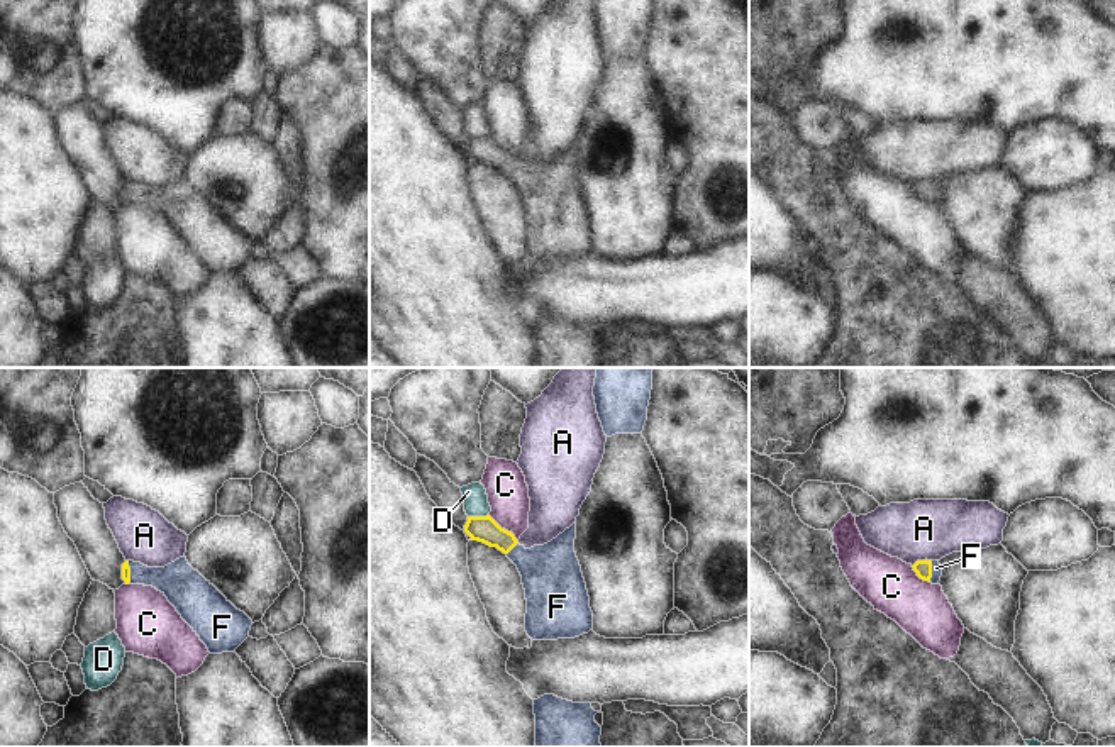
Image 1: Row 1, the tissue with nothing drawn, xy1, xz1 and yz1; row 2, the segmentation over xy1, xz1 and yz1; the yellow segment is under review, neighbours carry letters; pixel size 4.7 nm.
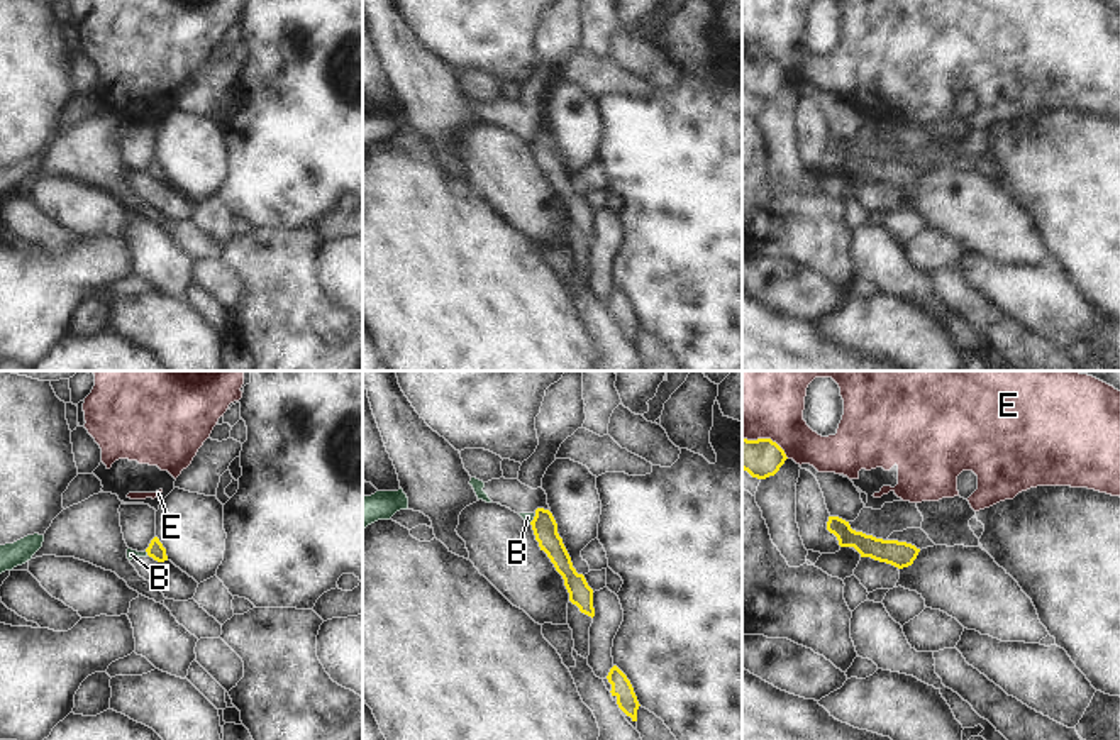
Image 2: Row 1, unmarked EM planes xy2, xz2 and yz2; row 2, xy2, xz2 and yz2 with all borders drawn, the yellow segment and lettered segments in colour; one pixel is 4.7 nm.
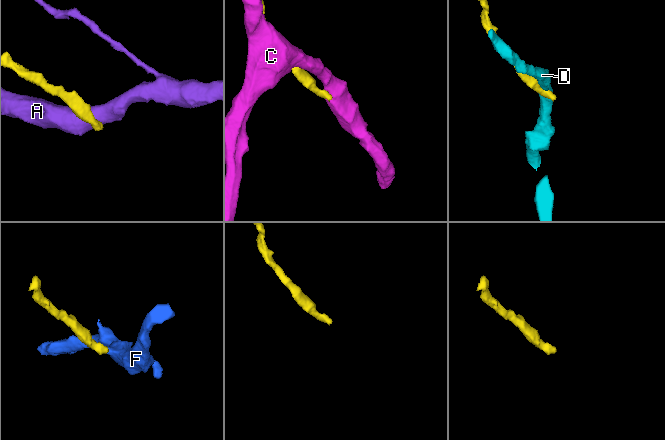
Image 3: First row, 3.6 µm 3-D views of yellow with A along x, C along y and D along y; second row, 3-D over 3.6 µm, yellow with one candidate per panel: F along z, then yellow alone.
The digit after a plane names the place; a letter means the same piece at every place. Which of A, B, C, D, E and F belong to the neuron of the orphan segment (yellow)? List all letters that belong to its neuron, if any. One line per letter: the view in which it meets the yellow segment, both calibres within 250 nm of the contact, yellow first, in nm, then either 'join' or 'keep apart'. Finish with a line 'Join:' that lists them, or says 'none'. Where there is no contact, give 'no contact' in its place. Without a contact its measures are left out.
A: yz1 | 80/280 nm | keep apart
B: xz2 | 120/50 nm | keep apart
C: xz1 | 130/190 nm | keep apart
D: xz1 | 130/110 nm | keep apart
E: yz2 | 190/280 nm | keep apart
F: yz1 | 80/50 nm | join
Join: F

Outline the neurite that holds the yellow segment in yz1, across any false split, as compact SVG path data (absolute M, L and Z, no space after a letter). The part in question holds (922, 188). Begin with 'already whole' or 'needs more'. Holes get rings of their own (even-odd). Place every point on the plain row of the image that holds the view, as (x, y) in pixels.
needs more | M917 181L912 188L920 200L939 205L942 196L942 188L939 181Z

